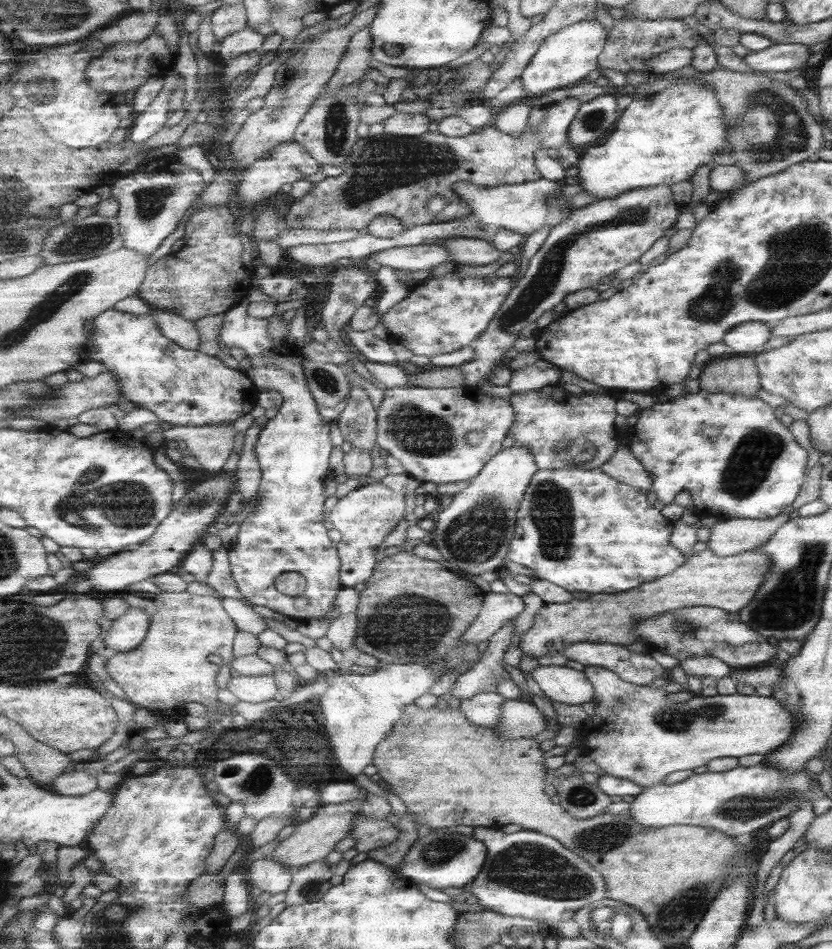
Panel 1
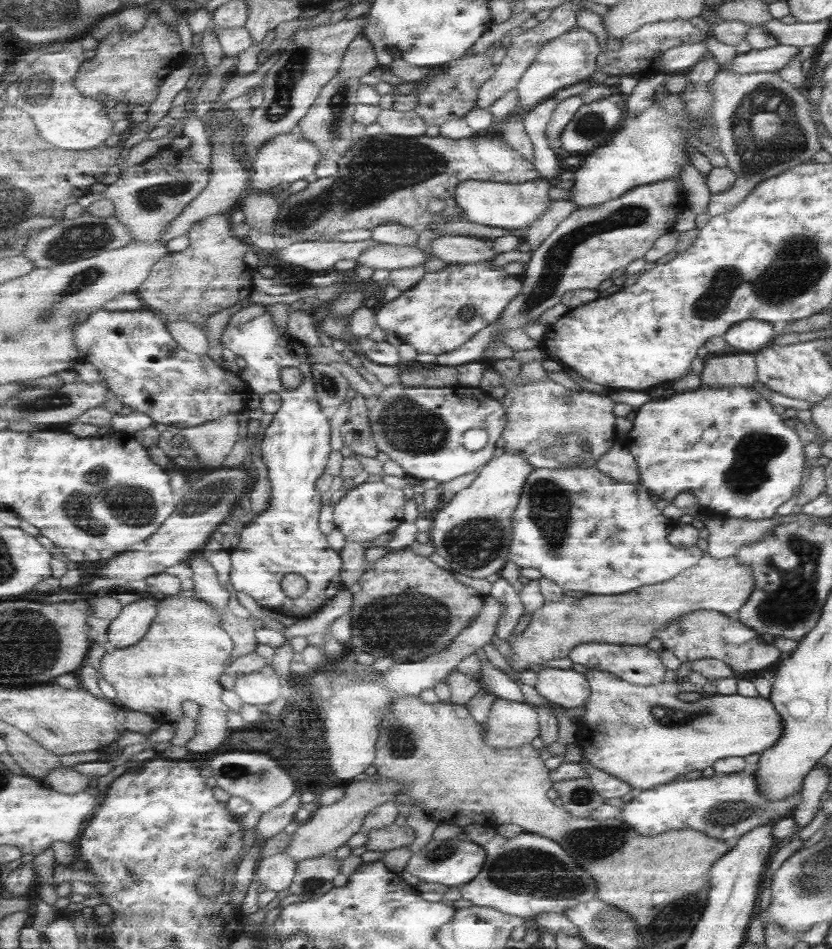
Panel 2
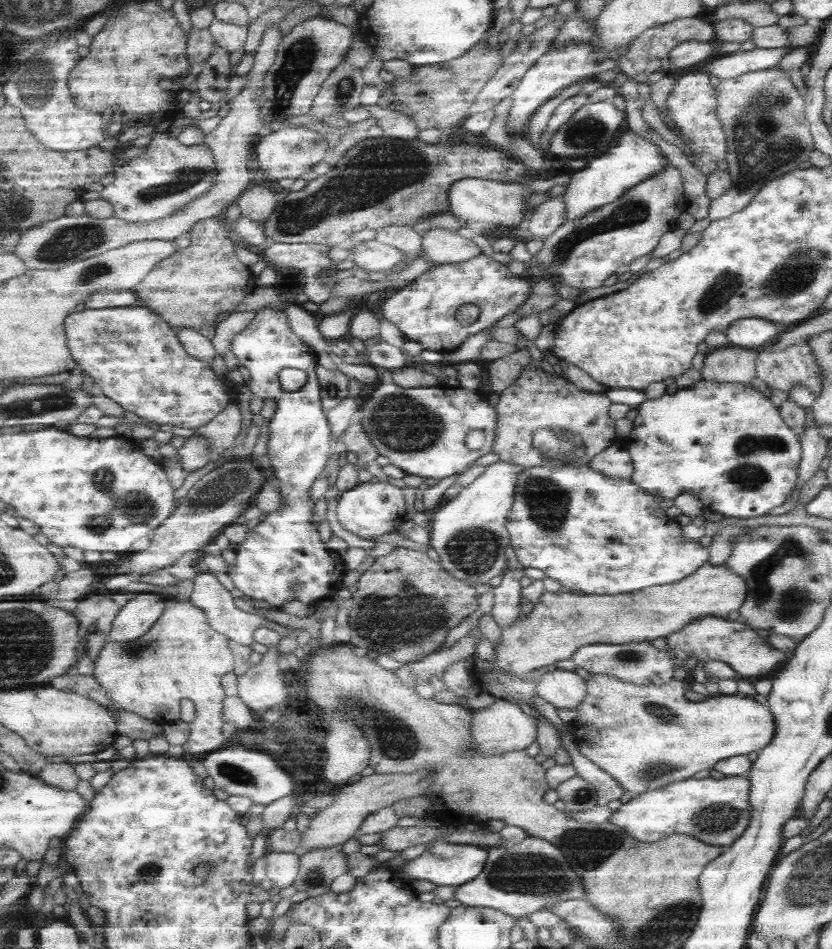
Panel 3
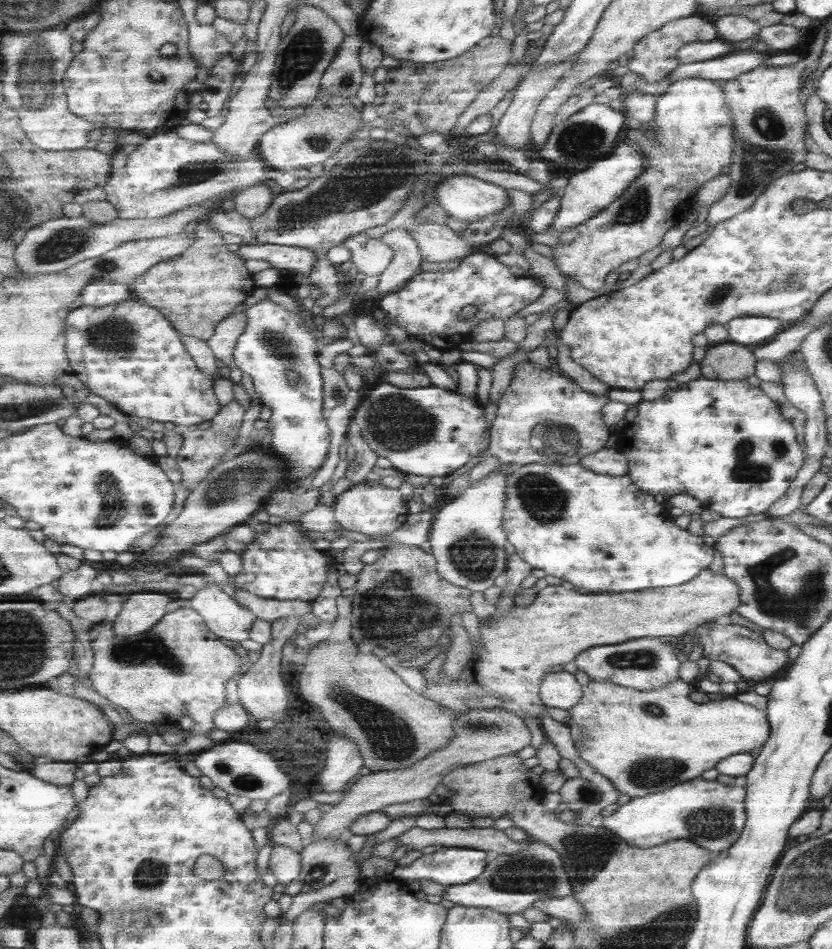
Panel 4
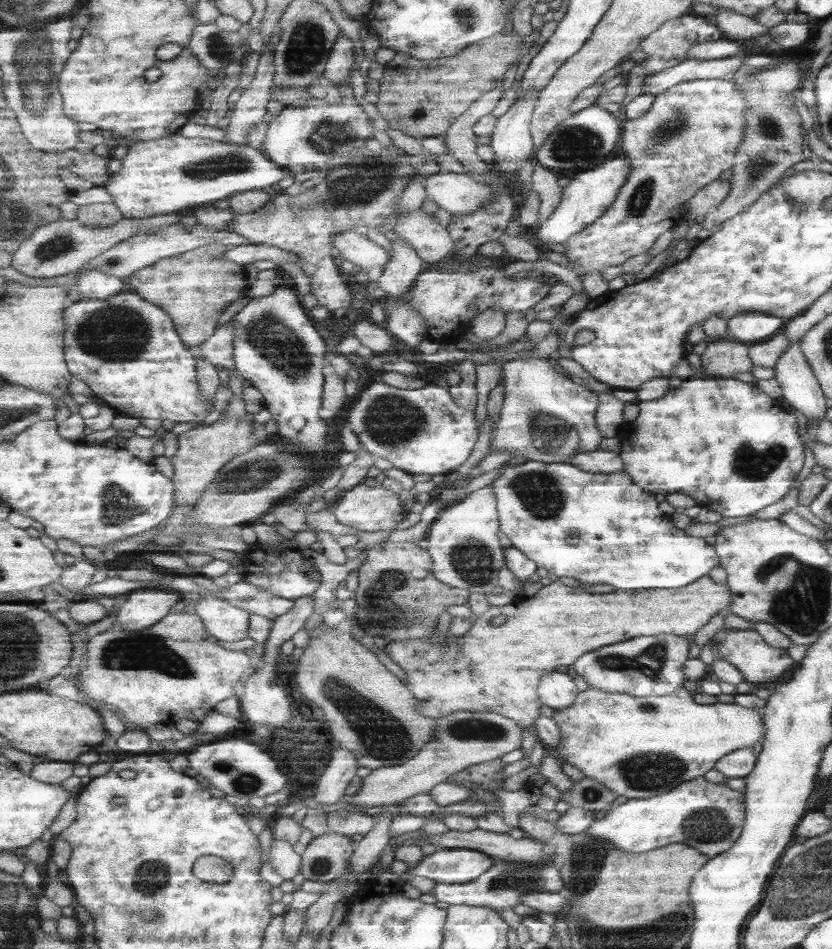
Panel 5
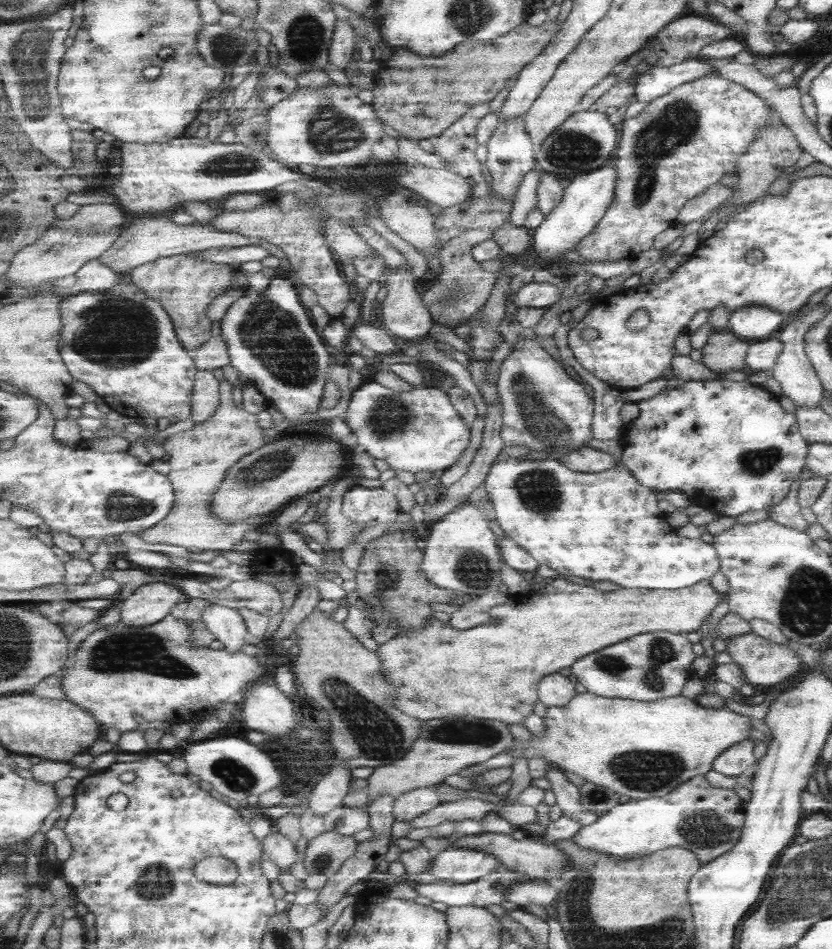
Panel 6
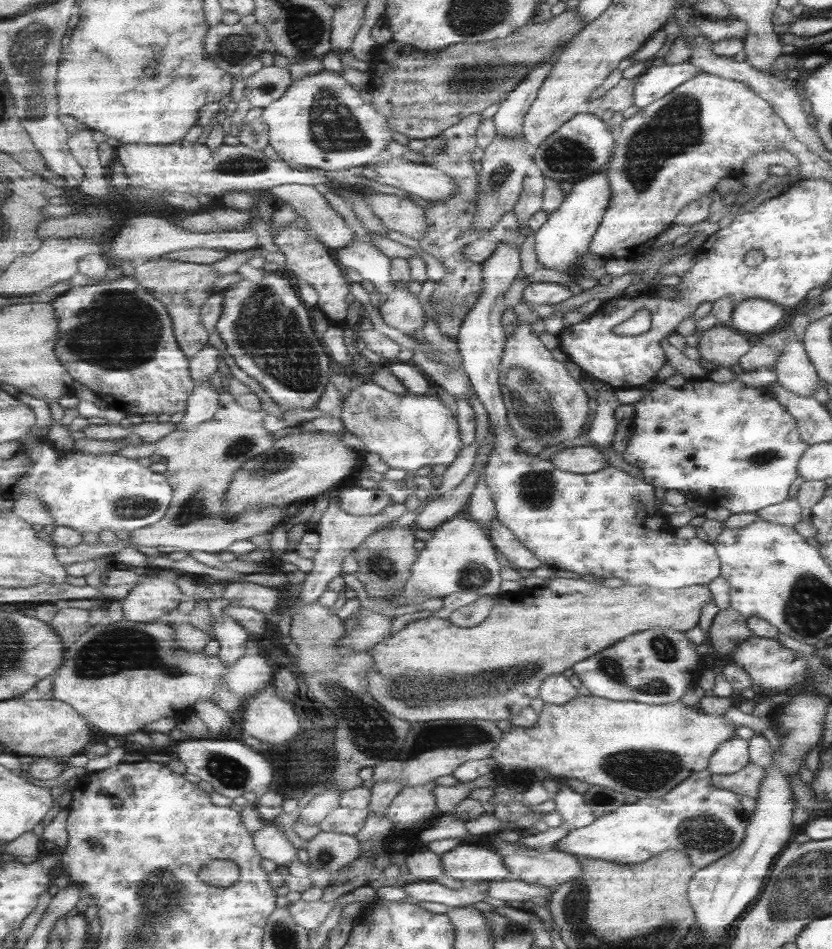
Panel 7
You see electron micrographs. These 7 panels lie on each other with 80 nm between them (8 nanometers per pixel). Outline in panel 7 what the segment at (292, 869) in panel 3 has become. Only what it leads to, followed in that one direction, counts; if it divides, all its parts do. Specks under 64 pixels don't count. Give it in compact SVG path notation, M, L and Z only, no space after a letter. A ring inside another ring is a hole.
M265 822L260 831L254 834L257 850L263 858L276 865L291 864L297 858L297 847L287 835L271 822Z

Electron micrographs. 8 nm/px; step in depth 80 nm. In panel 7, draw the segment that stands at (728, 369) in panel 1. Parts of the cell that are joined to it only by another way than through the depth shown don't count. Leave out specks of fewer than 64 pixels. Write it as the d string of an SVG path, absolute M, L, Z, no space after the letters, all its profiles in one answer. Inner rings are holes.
M717 325L699 333L699 343L695 347L700 357L711 364L715 364L718 367L730 368L738 364L740 356L743 356L747 350L750 349L750 342L747 338L744 338L741 334L731 330L727 325Z

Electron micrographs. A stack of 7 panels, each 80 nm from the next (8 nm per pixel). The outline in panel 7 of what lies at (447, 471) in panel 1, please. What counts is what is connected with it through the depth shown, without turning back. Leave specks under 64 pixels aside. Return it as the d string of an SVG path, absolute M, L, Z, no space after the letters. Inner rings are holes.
M377 383L354 385L345 395L338 416L345 429L364 444L364 452L378 454L390 468L406 472L423 466L449 466L459 456L464 440L456 414L436 394L397 394Z

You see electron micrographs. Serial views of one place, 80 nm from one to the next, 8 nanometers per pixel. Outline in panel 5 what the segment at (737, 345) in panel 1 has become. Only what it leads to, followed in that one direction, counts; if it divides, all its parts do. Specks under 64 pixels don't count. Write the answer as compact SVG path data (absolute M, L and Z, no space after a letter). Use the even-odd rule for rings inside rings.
M743 312L726 319L725 339L761 343L774 337L784 321L760 312Z

